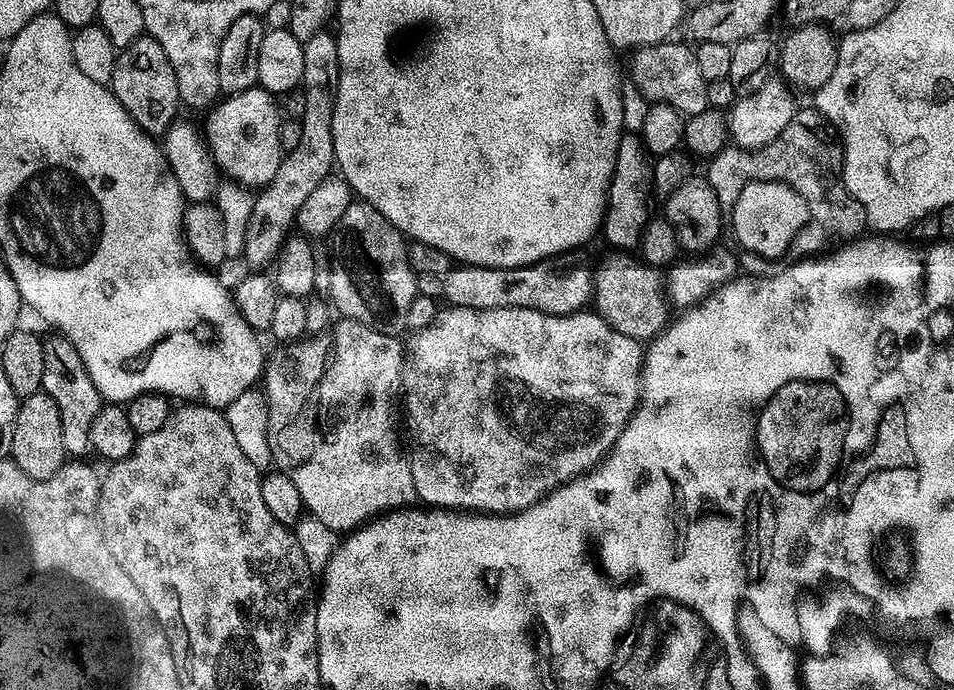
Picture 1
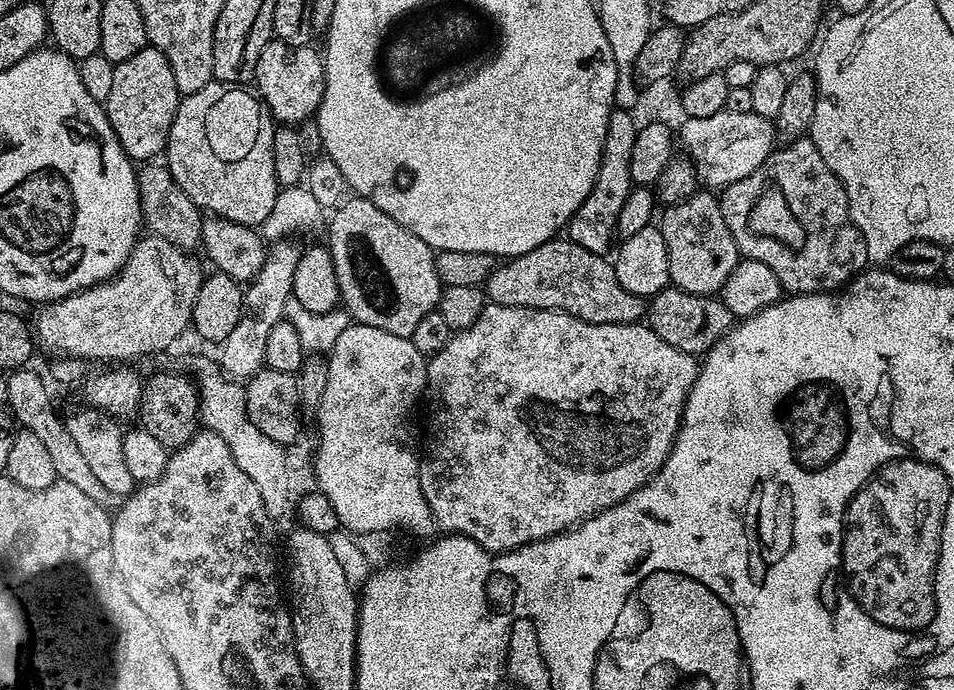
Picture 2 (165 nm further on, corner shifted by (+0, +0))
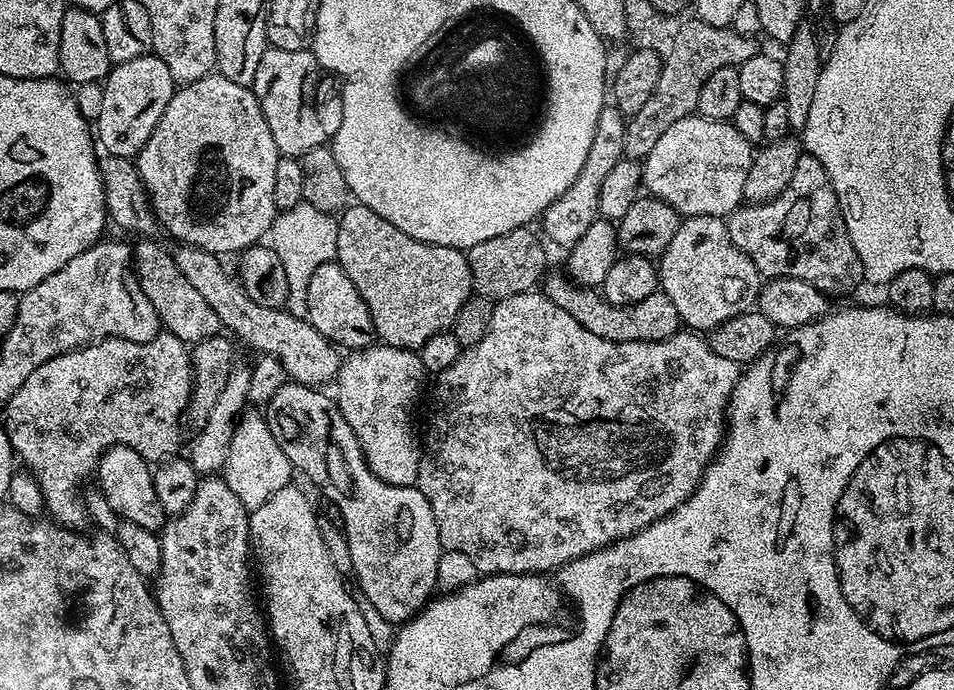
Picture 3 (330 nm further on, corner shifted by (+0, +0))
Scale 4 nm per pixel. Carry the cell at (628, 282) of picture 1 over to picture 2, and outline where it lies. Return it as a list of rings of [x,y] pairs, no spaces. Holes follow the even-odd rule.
[[[669,286],[647,301],[646,323],[654,334],[658,334],[658,338],[662,338],[662,342],[670,342],[670,346],[683,352],[706,354],[732,329],[734,317],[719,298],[695,296]]]

